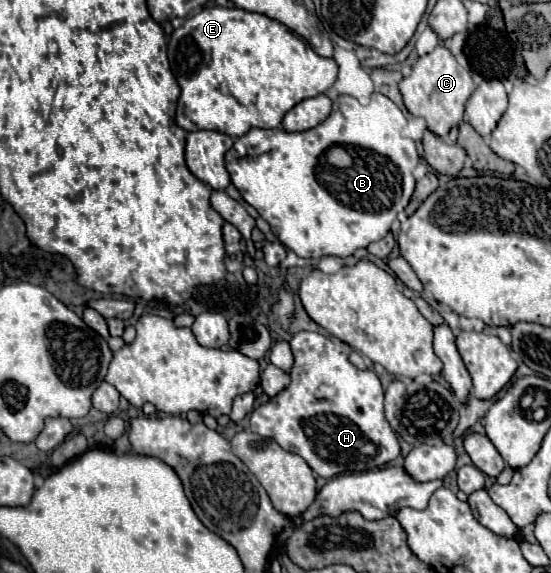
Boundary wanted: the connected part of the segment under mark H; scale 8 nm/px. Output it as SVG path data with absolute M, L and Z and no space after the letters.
M299 331L291 341L291 351L295 357L295 365L291 369L291 383L285 391L281 391L269 403L257 407L251 415L251 431L261 437L269 437L277 441L285 451L295 453L307 461L307 465L325 479L331 479L341 473L359 473L367 469L377 469L385 463L391 463L399 457L401 445L385 419L383 409L383 387L375 371L361 371L349 363L347 351L335 343L333 339Z

